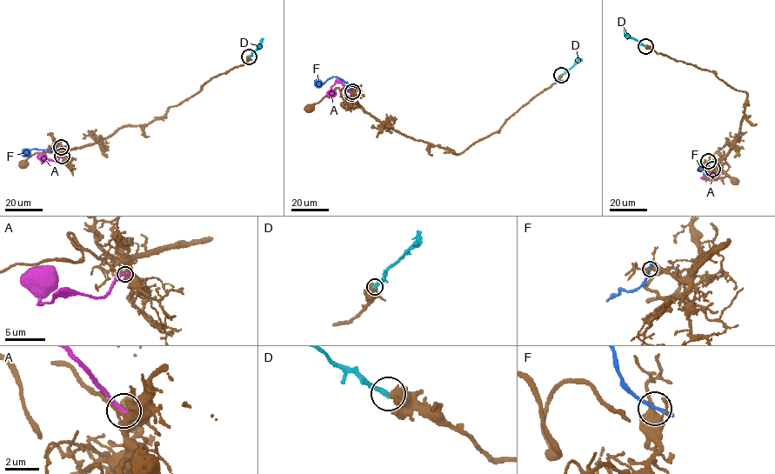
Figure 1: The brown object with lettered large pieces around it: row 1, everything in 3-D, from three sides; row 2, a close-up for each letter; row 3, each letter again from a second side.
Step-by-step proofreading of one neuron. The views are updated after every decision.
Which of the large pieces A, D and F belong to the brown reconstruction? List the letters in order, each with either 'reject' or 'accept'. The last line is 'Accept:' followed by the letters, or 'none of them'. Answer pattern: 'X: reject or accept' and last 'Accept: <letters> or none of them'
A: reject
D: accept
F: reject
Accept: D

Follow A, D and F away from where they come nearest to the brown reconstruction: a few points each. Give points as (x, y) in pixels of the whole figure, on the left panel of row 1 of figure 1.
A: (62, 155), (56, 161), (43, 163), (42, 154)
D: (249, 56), (263, 37)
F: (61, 147), (57, 150), (34, 149), (23, 156)

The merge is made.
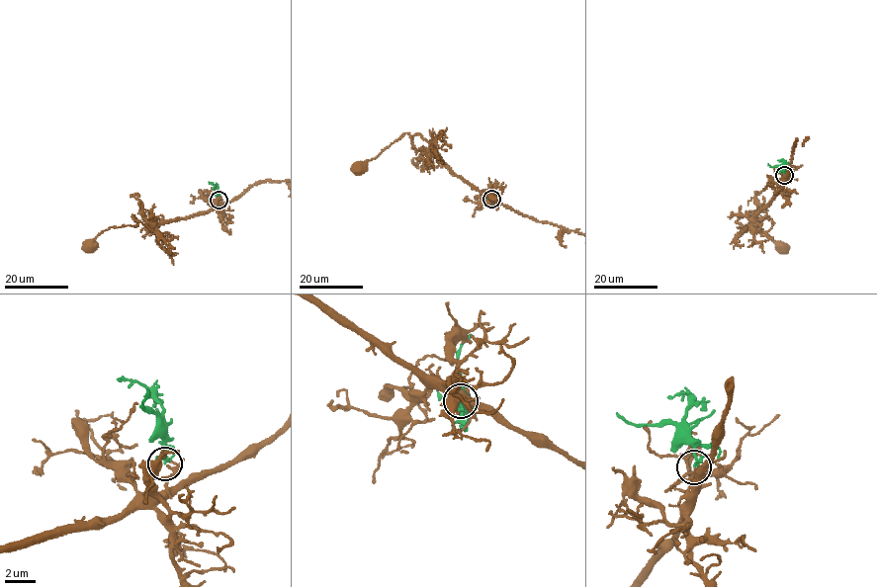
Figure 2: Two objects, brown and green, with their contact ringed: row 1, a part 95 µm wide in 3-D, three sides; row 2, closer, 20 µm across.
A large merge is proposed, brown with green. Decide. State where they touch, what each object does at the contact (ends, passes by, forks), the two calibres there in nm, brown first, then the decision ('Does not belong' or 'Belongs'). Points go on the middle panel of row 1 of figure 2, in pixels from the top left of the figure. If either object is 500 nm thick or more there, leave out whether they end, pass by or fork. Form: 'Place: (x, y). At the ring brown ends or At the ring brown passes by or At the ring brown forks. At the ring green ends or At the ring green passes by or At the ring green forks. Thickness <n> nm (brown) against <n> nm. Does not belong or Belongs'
Place: (491, 199). At the ring brown forks. At the ring green ends. Thickness 190 nm (brown) against 220 nm. Does not belong

